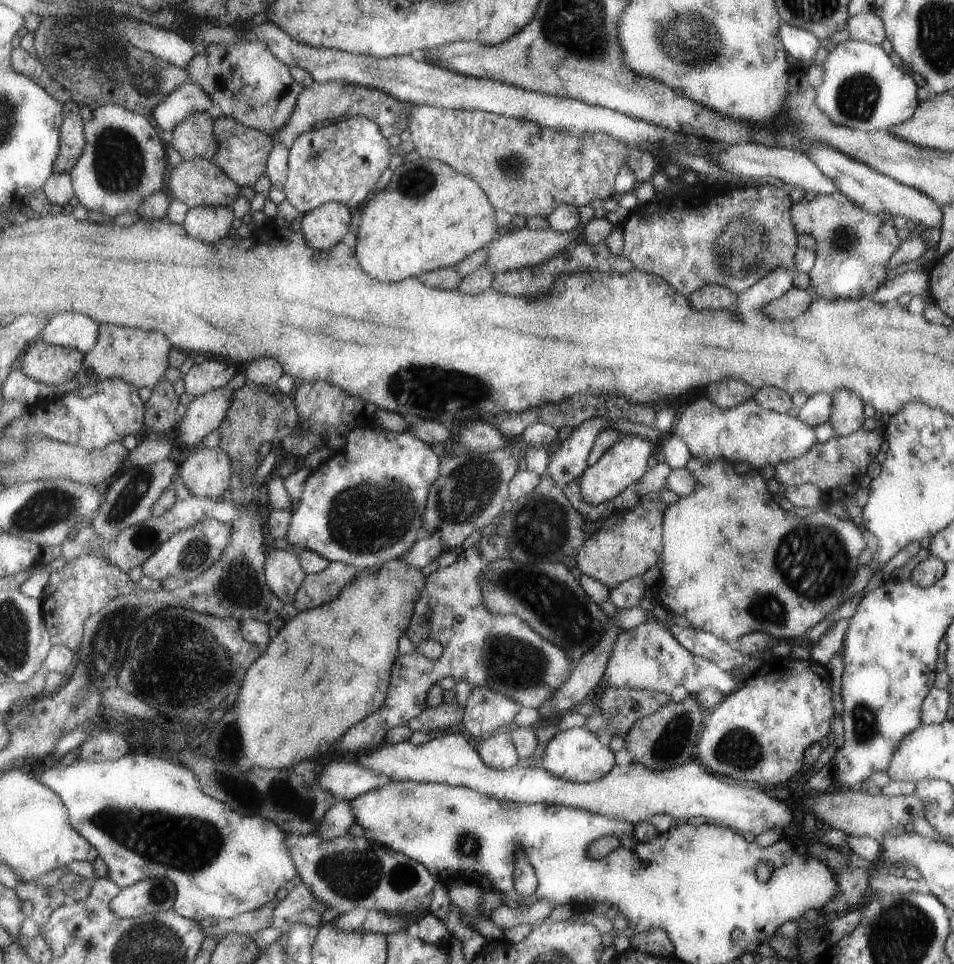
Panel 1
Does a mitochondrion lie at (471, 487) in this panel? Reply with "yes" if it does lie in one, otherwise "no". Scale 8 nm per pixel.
yes

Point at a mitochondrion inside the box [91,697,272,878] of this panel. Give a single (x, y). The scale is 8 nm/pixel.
(229, 743)

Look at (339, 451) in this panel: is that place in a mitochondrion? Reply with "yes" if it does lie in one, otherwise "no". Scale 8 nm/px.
no

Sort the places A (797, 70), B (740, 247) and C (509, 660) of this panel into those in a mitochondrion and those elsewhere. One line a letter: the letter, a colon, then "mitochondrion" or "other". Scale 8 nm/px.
A: other
B: mitochondrion
C: mitochondrion

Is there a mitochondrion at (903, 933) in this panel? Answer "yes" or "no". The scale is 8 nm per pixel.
yes

